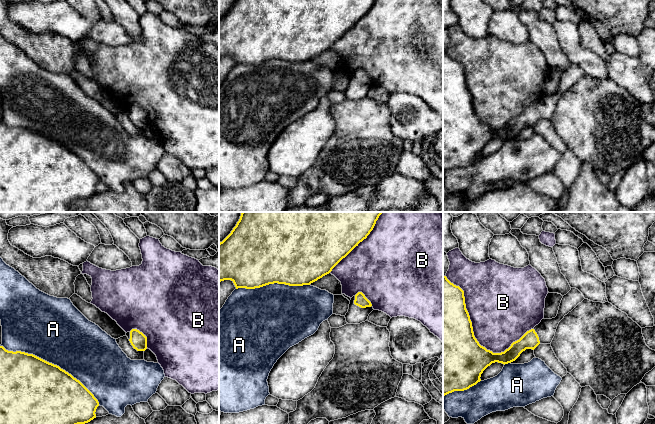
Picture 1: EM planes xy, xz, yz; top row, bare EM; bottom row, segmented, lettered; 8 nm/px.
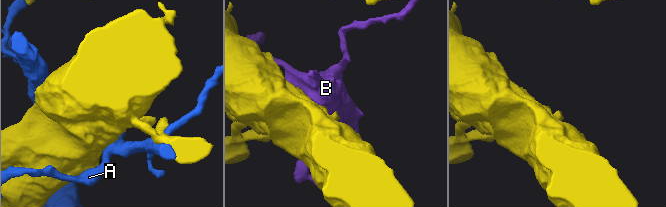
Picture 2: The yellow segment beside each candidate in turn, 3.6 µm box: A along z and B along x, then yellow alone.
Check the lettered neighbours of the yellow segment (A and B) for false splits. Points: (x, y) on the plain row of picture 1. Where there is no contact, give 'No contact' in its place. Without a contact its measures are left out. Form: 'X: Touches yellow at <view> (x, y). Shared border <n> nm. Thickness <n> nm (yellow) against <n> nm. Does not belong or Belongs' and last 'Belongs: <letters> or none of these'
A: Touches yellow at xy (51, 139). Shared border 900 nm. Thickness 500 nm (yellow) against 480 nm. Does not belong
B: Touches yellow at yz (473, 111). Shared border 800 nm. Thickness 500 nm (yellow) against 440 nm. Does not belong
Belongs: none of these

